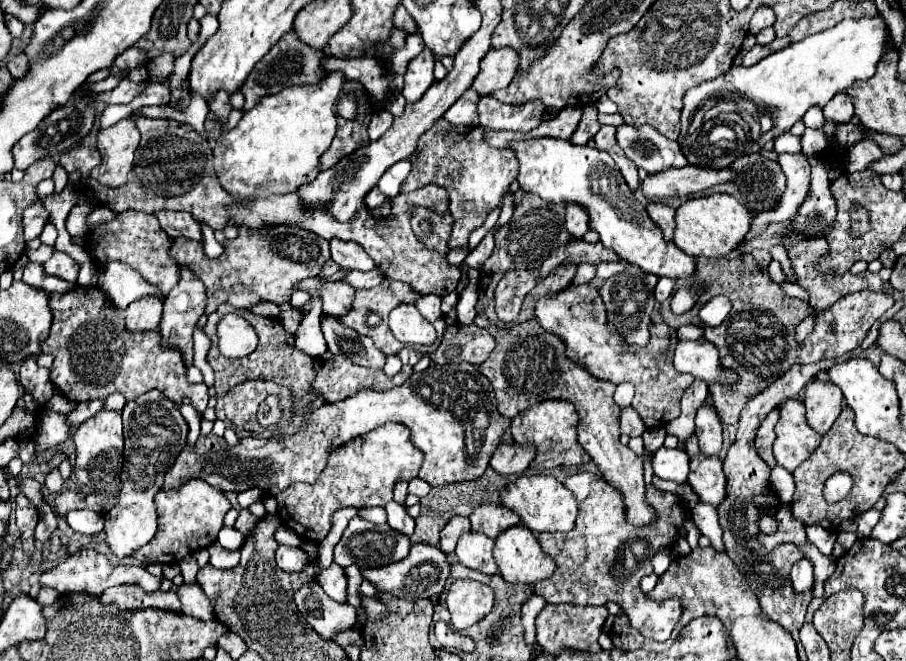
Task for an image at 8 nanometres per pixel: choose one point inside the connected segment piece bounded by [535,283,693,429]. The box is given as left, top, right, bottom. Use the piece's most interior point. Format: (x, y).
(577, 316)

